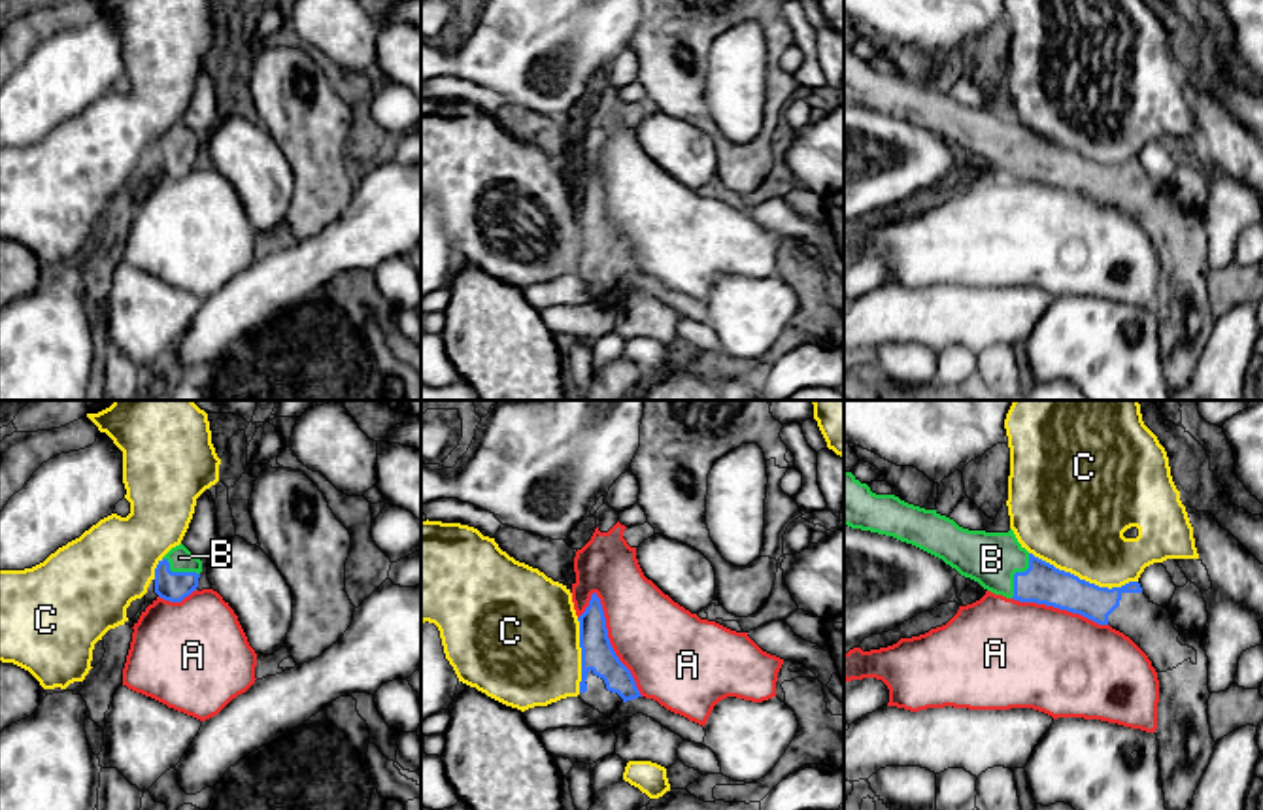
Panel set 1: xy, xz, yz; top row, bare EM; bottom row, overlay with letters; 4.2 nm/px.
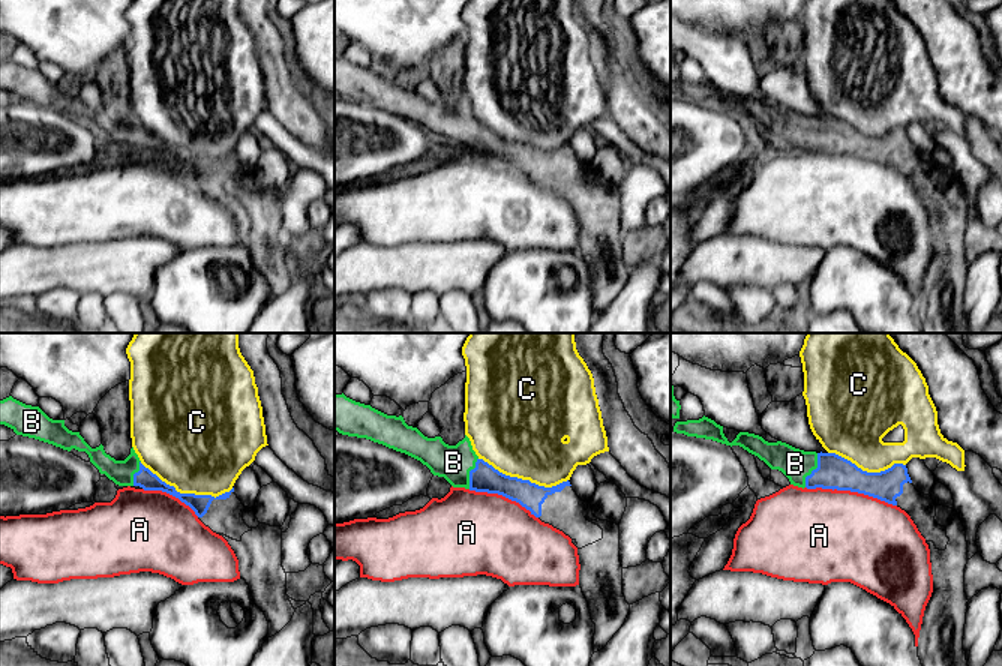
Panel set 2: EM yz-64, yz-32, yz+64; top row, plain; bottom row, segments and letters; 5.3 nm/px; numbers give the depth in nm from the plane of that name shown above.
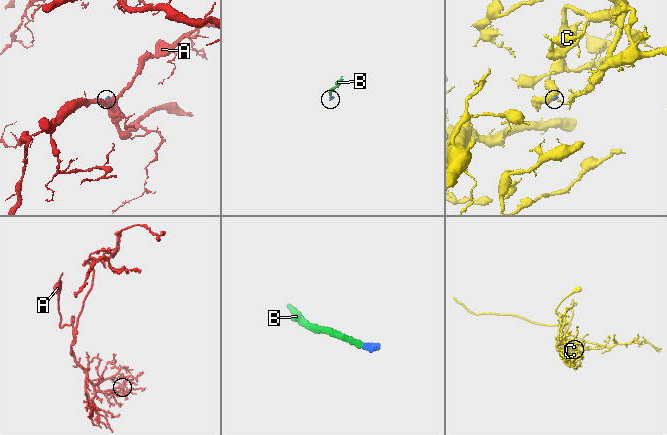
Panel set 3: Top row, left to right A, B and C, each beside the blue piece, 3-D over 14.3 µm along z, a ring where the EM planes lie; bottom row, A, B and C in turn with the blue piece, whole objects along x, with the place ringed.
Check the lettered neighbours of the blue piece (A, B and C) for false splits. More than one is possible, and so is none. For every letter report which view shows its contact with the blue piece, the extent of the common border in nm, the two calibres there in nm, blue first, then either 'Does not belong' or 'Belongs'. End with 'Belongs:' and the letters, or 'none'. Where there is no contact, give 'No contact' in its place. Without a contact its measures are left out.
A: Touches blue in xz. Shared border 500 nm. Thickness 140 nm (blue) against 380 nm. Does not belong
B: Touches blue in yz. Shared border 200 nm. Thickness 170 nm (blue) against 240 nm. Belongs
C: Touches blue in yz. Shared border 480 nm. Thickness 170 nm (blue) against 400 nm. Does not belong
Belongs: B

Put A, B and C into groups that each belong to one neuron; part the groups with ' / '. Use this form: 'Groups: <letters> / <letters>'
Groups: A / B / C

